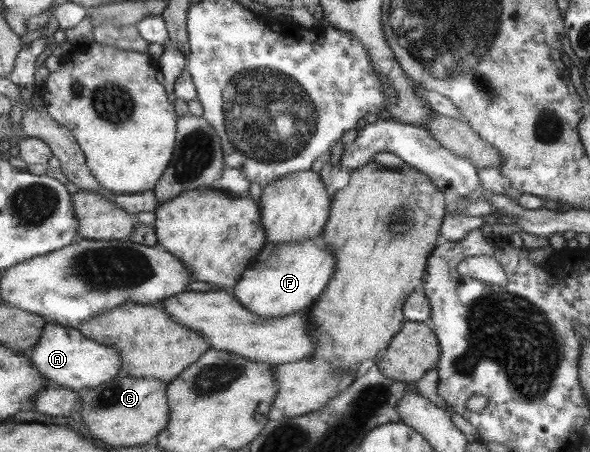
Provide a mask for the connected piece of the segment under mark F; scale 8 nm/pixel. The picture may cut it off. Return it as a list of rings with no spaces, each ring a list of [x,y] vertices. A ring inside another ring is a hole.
[[[322,235],[315,239],[299,239],[287,243],[273,242],[273,245],[265,245],[230,292],[243,307],[247,308],[247,311],[259,317],[282,317],[304,313],[322,294],[335,268],[333,253],[325,248]]]

